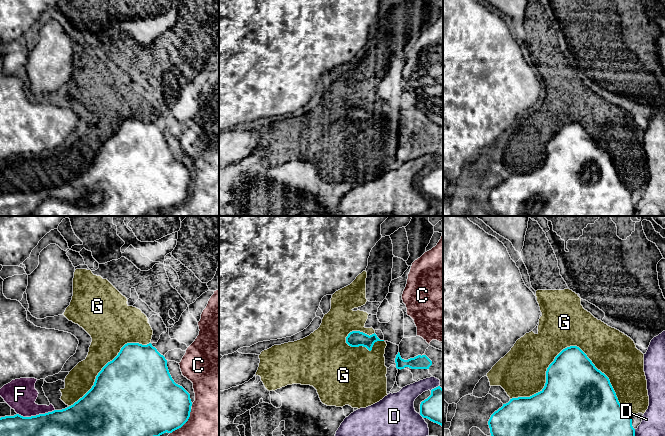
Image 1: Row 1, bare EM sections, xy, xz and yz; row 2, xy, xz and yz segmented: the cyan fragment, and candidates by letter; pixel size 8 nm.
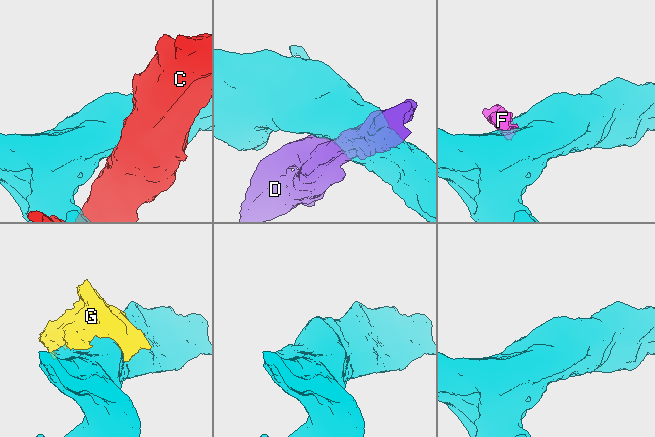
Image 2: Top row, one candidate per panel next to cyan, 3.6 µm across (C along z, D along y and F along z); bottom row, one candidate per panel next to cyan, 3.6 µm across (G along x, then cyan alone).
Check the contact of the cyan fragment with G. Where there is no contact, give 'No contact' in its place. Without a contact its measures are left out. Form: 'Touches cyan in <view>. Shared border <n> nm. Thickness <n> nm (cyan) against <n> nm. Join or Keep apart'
Touches cyan in yz. Shared border 1000 nm. Thickness 400 nm (cyan) against 380 nm. Keep apart

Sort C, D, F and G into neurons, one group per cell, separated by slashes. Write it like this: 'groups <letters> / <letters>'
groups C / D / F G

